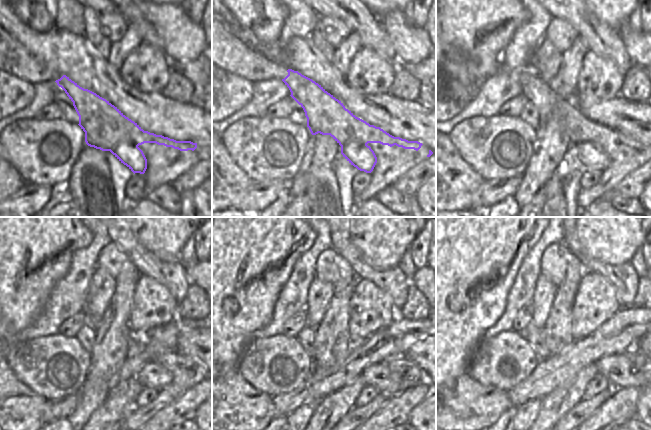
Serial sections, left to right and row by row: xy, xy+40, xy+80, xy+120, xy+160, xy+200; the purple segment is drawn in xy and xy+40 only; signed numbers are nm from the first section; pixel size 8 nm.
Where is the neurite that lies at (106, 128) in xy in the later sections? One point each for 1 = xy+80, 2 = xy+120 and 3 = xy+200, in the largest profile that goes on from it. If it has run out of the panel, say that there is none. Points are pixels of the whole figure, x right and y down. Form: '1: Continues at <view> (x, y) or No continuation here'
1: Continues at xy+80 (585, 136)
2: Continues at xy+120 (158, 374)
3: Continues at xy+200 (629, 369)

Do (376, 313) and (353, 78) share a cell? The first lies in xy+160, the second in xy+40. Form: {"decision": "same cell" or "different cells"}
{"decision": "same cell"}

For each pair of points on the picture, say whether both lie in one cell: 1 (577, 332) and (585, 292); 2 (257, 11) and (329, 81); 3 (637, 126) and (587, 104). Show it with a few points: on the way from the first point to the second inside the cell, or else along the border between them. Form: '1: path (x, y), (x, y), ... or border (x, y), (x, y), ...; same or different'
1: path (584, 322), (585, 302); same
2: border (255, 35), (258, 40), (268, 44), (278, 41); different
3: path (625, 119), (617, 113), (599, 111); same

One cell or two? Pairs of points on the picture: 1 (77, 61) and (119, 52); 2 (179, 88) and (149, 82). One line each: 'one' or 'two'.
1: two
2: two

